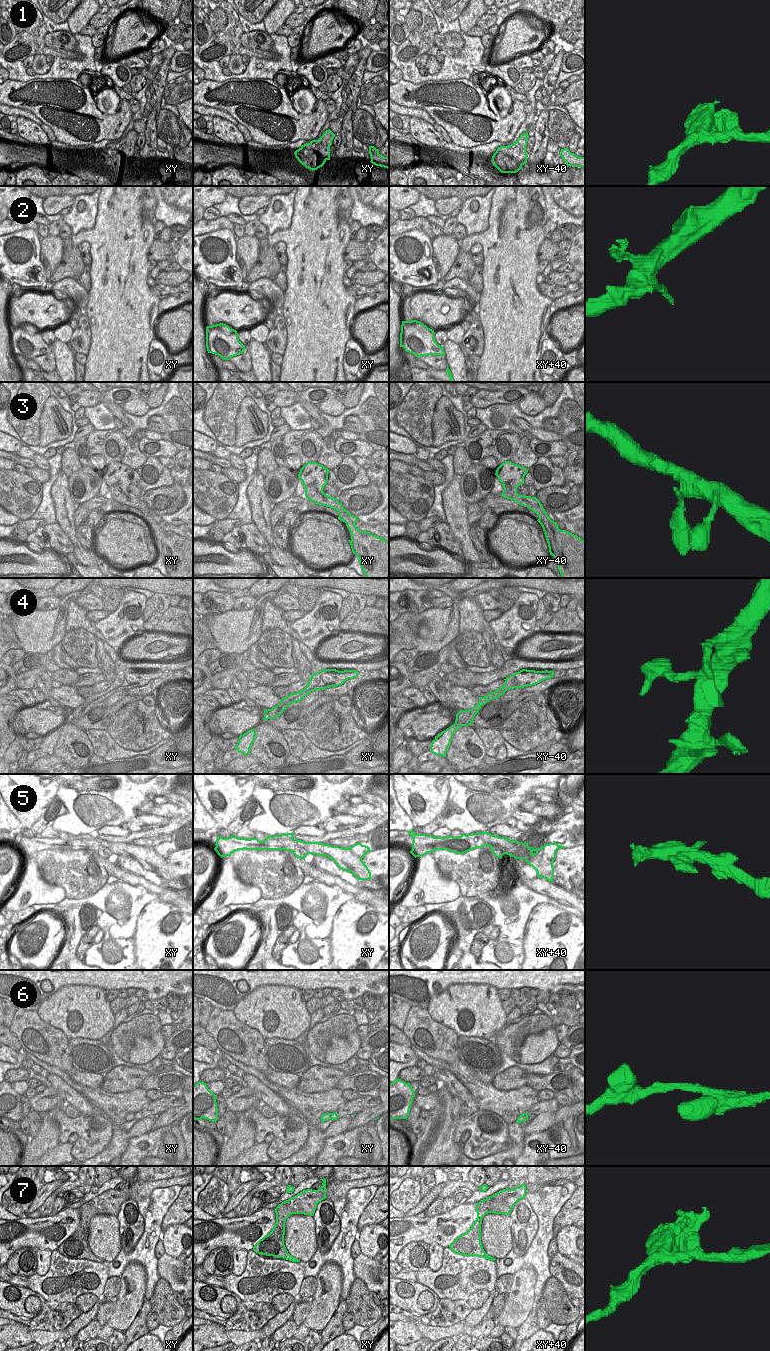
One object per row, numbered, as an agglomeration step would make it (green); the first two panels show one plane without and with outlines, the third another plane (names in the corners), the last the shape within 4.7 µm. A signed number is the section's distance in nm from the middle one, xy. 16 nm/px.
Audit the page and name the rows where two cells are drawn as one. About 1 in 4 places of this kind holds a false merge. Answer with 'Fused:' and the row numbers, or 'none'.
Fused: 7.

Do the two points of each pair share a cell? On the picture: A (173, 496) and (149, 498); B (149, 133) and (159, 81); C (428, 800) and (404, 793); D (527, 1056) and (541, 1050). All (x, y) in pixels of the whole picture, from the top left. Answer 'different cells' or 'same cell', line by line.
A: same cell
B: same cell
C: same cell
D: same cell

